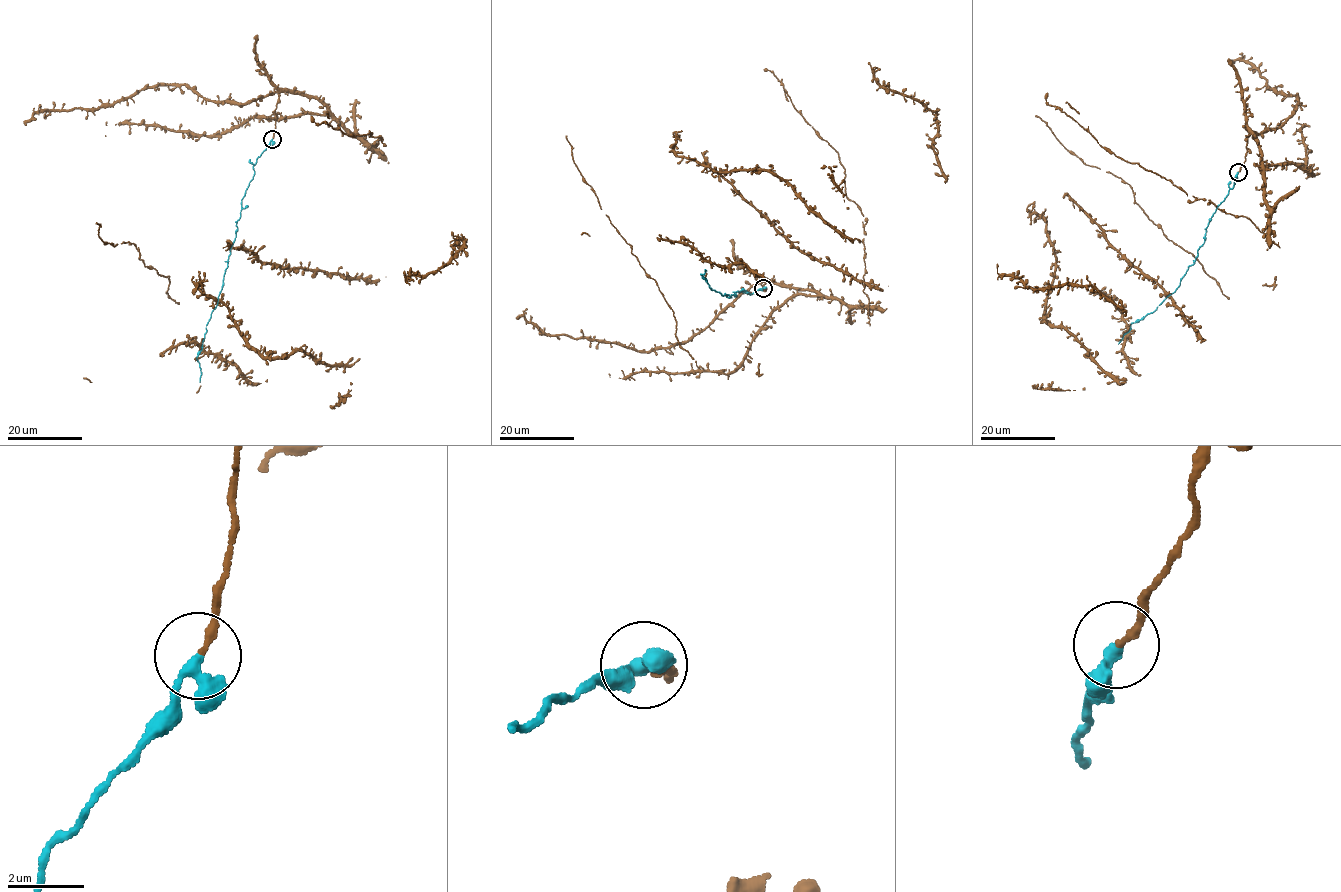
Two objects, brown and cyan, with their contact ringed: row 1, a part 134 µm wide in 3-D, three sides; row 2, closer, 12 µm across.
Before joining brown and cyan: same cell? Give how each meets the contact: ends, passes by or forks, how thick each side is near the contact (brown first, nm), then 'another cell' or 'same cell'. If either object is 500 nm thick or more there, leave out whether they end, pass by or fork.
brown ends | cyan passes by | 190/260 nm | same cell

